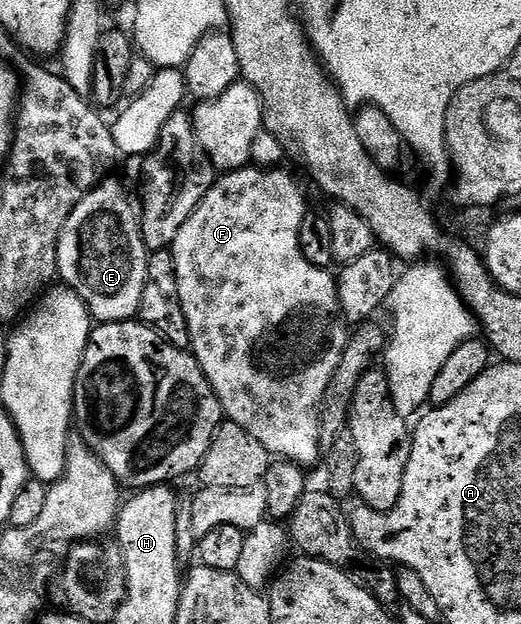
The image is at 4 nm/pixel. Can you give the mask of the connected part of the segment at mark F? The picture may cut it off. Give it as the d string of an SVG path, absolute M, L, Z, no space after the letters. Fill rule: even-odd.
M250 165L240 167L238 171L226 171L213 184L212 189L203 197L203 201L195 209L195 213L179 229L179 237L175 237L172 245L173 260L179 285L179 299L183 305L189 325L189 344L191 354L201 366L201 372L209 379L217 400L221 402L221 410L228 422L239 425L255 437L267 449L270 456L290 459L290 464L306 469L317 458L323 455L321 449L321 403L325 400L327 385L339 369L339 361L343 357L343 349L349 343L351 334L347 320L341 309L341 298L337 292L337 279L329 276L324 267L311 265L301 248L301 230L307 218L305 211L305 191L297 184L297 179L289 171L283 171L280 166L258 167Z

